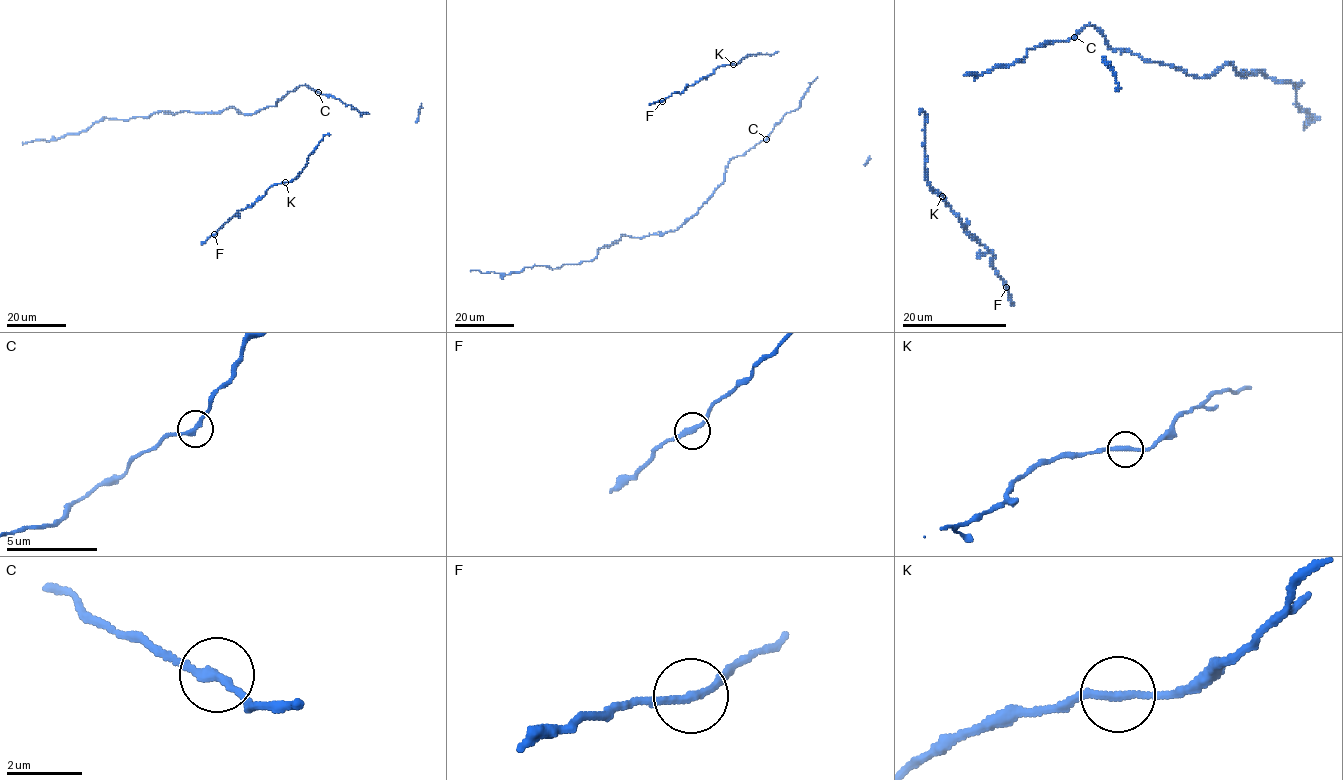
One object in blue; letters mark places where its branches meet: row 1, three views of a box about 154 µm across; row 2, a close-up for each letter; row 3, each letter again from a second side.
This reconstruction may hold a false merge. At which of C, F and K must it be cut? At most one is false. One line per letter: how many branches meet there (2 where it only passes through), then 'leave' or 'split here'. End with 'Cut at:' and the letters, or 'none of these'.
C: 2 branches meet; leave
F: 2 branches meet; leave
K: 2 branches meet; leave
Cut at: none of these

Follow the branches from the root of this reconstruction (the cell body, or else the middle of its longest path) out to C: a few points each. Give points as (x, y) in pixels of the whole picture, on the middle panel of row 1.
C: (742, 155), (766, 139)

